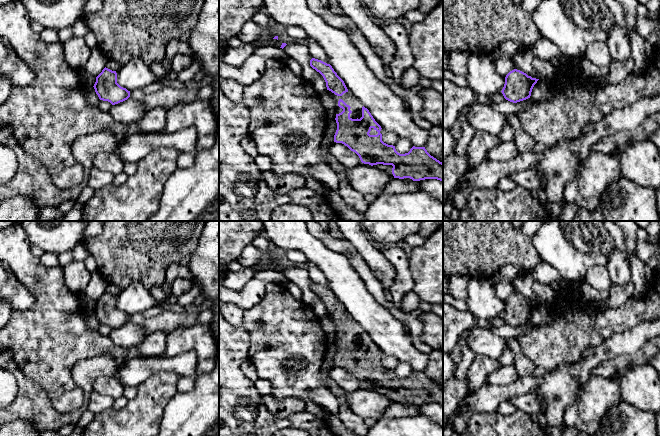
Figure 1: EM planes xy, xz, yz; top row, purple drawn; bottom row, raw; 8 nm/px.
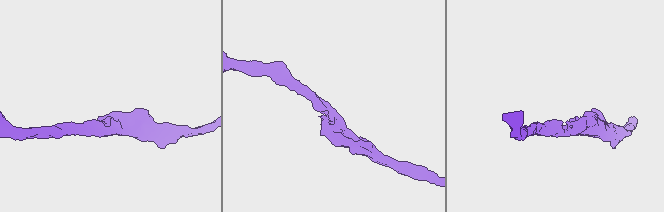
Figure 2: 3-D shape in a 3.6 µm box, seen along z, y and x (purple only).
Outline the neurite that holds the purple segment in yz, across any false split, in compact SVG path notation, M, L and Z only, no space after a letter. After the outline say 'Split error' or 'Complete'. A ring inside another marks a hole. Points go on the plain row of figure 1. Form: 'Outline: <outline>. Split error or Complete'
Outline: M514 293L506 299L501 316L506 324L517 327L530 322L532 313L538 304Z. Complete

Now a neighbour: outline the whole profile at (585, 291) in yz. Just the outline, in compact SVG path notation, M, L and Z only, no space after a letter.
M587 282L578 285L575 289L576 293L585 301L597 301L607 298L609 291L600 292L593 289Z

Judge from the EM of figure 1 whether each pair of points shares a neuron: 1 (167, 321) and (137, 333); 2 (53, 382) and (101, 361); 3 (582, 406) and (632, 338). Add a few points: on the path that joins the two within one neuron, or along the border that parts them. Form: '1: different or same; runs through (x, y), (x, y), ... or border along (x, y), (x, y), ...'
1: different; border along (130, 320), (138, 324), (147, 333)
2: different; border along (88, 357), (72, 368), (72, 378), (83, 395)
3: different; border along (591, 375), (580, 388), (577, 396)

